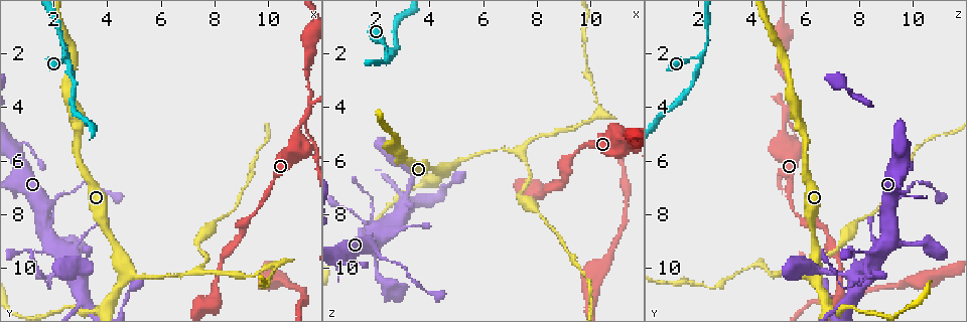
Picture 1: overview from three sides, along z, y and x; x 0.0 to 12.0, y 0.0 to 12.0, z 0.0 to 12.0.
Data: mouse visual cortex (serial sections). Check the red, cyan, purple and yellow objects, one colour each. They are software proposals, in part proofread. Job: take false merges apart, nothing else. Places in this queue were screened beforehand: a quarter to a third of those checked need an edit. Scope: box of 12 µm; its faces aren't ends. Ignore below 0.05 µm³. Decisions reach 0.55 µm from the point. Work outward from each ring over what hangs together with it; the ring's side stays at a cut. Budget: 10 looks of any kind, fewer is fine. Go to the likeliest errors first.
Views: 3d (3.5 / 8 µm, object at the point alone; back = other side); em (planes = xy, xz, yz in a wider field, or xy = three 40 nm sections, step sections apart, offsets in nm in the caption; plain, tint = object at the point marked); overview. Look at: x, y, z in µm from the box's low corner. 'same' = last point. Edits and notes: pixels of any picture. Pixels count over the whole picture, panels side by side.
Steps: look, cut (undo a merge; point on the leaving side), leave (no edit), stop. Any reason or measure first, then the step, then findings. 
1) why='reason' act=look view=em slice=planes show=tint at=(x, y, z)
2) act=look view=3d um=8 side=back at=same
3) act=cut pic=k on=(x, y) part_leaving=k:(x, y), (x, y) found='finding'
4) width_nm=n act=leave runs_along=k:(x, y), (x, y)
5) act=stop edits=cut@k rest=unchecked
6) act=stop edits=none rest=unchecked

why='two arms in line, one across' act=look view=3d um=3.5 at=(2.4, 2.2, 2.1)

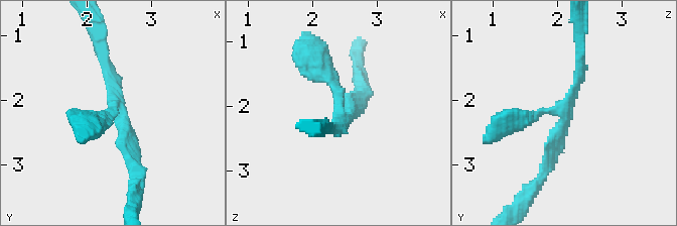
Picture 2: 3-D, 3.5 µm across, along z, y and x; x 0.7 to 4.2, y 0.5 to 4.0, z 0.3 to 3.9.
arms=3 arm_widths_nm=150,150,300 why='need the tissue' act=look view=em slice=xy step=3 show=tint at=(2.45, 2.20, 2.10)

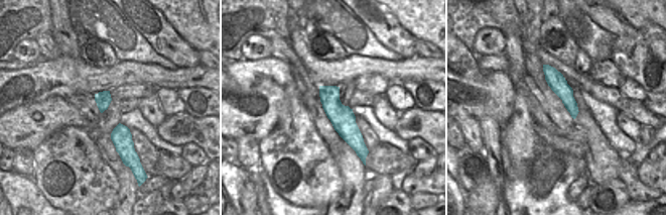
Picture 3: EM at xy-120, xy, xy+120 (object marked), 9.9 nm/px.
act=leave runs_along=2:(86, 121), (114, 111), (136, 174) found='all the same cell'

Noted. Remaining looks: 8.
why='sharp bend' act=look view=3d um=8 at=(2.2, 7.3, 9.6)

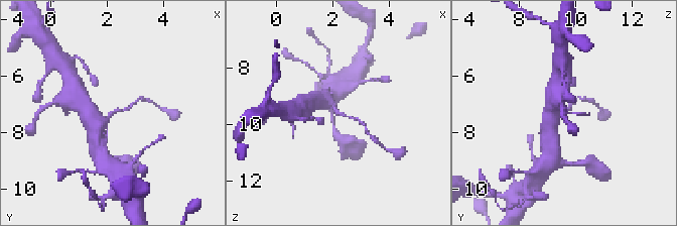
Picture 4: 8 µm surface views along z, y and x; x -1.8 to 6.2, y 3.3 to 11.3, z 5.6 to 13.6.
arm_widths_nm=150,500 act=look view=em slice=xy step=3 show=tint at=(2.2, 7.4, 9.6)

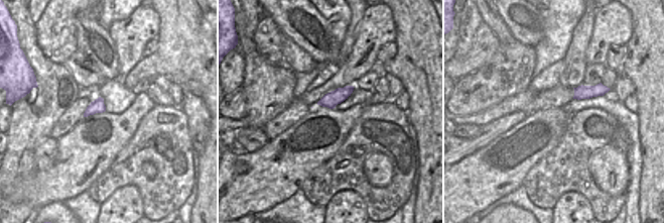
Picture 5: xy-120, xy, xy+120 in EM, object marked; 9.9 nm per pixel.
width_nm=160 act=leave runs_along=4:(316, 100), (362, 123) found='continuous, no second cell'

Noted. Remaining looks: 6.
why='sudden change in width' act=look view=3d um=8 at=(7.3, 10.0, 5.7)

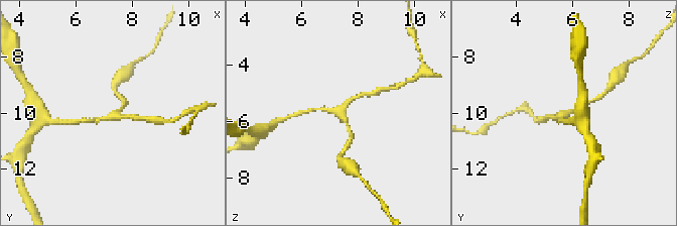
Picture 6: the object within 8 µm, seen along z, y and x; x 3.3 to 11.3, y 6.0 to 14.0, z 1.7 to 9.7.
why='closer look' act=look view=3d um=3.5 at=(7.3, 10.1, 5.7)

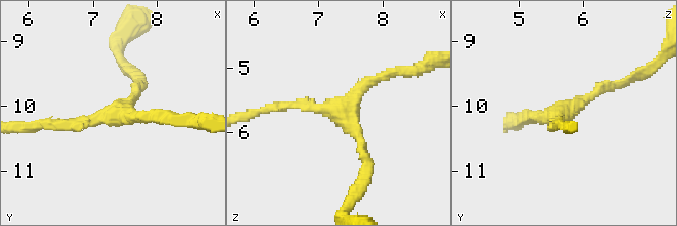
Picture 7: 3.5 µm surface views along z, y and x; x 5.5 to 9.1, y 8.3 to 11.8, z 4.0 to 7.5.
arms=3 arm_widths_nm=150,150,200 why='shape alone is not enough' act=look view=em slice=xy step=5 show=tint at=(7.35, 10.10, 5.65)

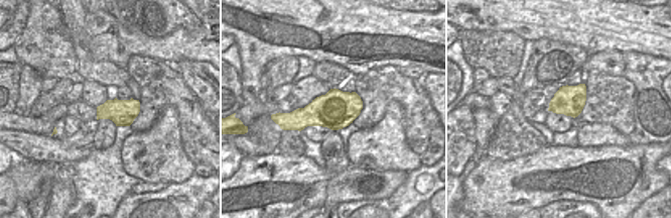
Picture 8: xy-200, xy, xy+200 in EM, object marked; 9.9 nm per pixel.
act=leave runs_along=7:(274, 107), (340, 110), (367, 159) found='all the same cell'

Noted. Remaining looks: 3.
why='abrupt turn' act=look view=3d um=8 at=(10.2, 9.9, 4.3)

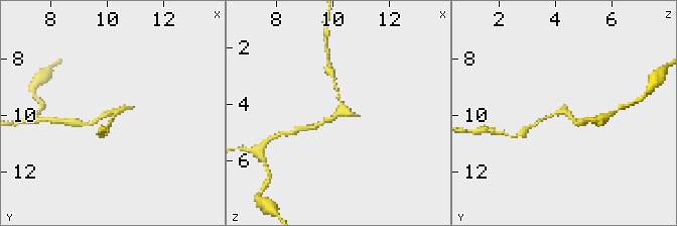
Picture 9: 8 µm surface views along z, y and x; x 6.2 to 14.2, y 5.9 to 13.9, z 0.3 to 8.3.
act=look view=3d um=3.5 at=(10.2, 9.8, 4.3)

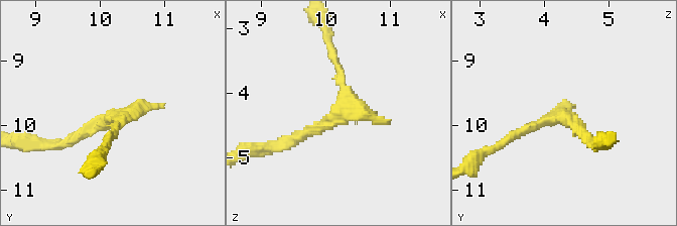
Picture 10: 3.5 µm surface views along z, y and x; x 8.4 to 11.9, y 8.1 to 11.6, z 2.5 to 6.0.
why='need the tissue' act=look view=em slice=xy step=3 show=tint at=(10.20, 9.85, 4.30)

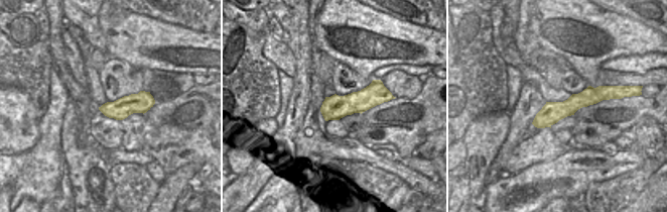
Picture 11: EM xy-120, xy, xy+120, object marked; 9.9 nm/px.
width_nm=240 act=leave runs_along=11:(611, 95), (590, 95), (535, 122) found='continuous, no second cell'

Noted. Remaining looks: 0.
act=stop edits=none rest=unchecked

